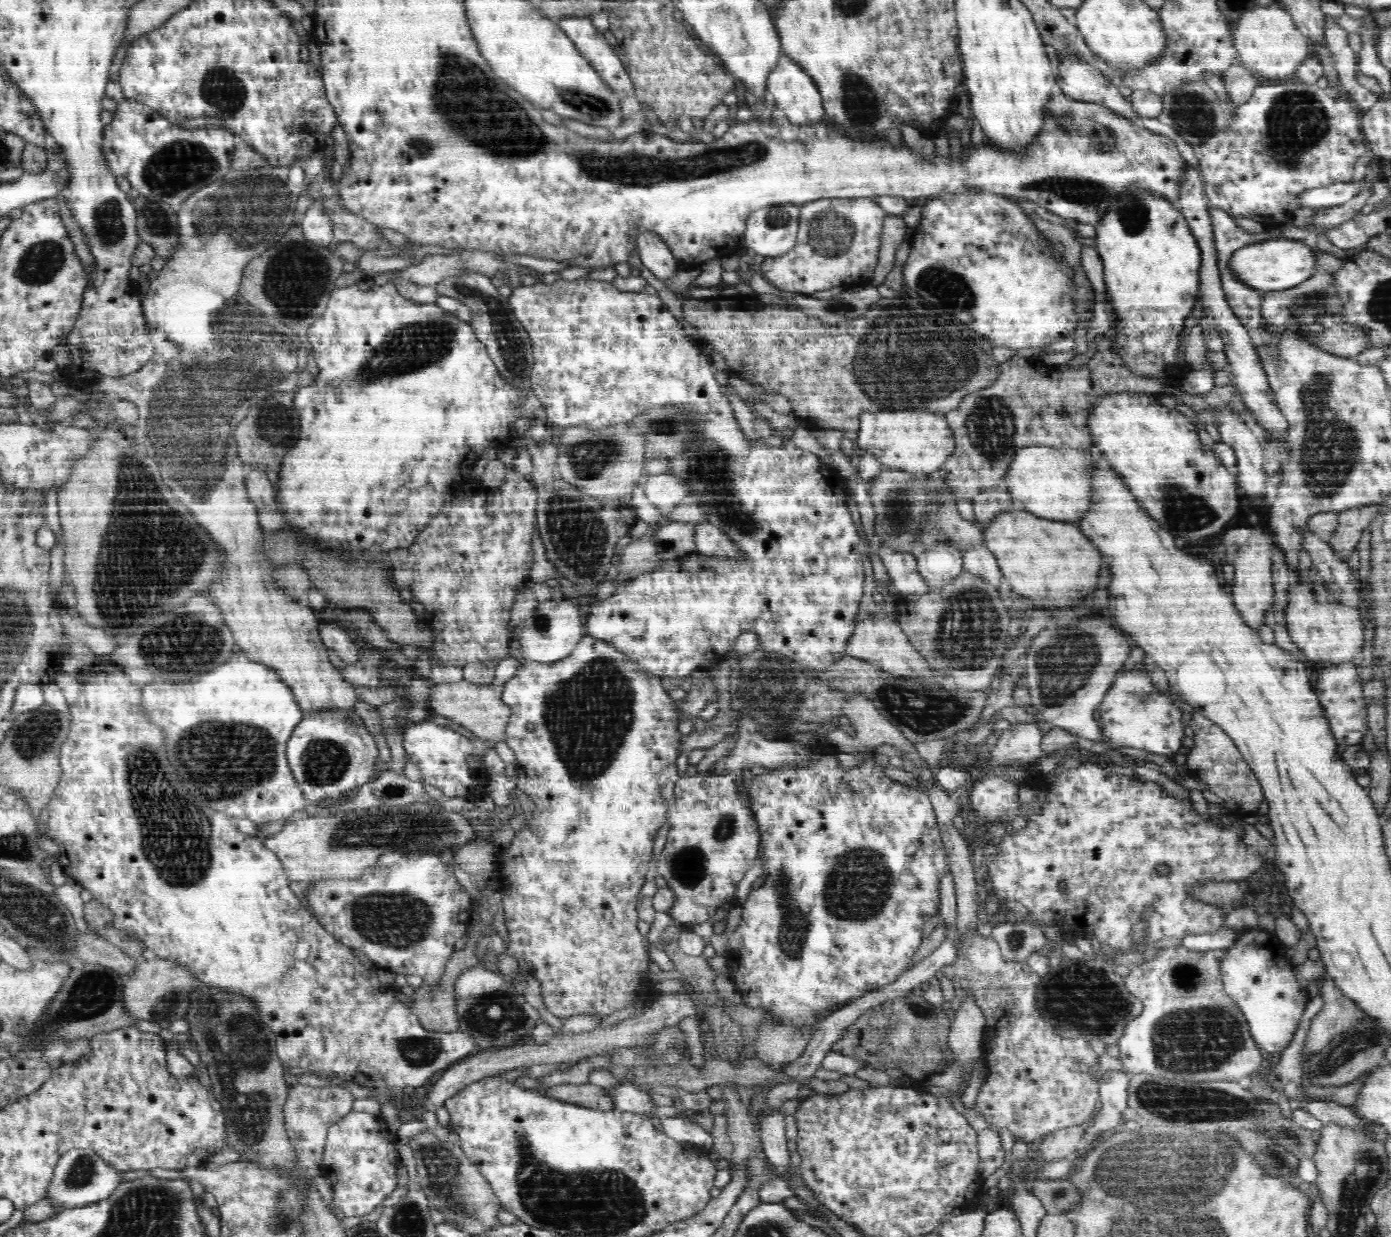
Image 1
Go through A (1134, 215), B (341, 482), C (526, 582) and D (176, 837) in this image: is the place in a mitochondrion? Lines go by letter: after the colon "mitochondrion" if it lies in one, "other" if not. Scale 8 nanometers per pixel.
A: mitochondrion
B: other
C: other
D: mitochondrion

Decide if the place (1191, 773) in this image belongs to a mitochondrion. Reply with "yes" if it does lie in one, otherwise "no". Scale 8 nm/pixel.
no

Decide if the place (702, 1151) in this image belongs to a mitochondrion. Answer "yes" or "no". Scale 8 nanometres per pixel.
no

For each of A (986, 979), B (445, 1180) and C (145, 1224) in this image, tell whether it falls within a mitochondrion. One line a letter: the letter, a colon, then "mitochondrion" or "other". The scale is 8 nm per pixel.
A: mitochondrion
B: mitochondrion
C: mitochondrion

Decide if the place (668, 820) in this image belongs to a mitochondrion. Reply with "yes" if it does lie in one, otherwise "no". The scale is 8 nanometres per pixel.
no

